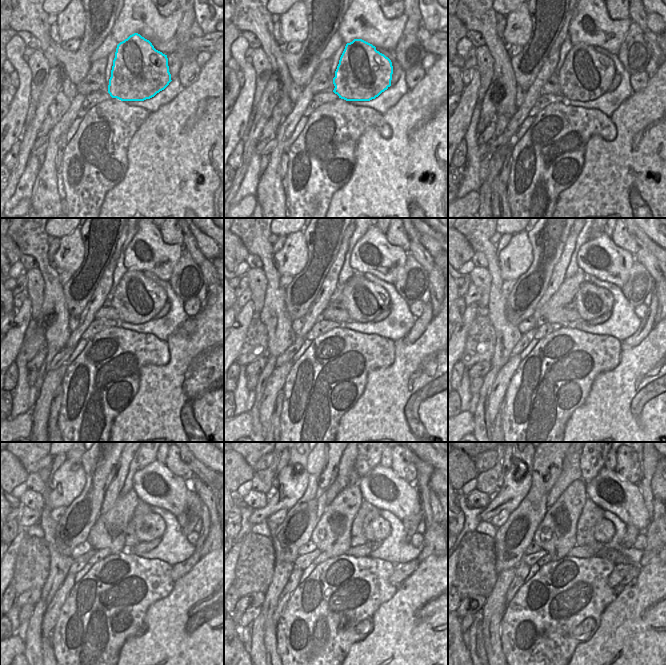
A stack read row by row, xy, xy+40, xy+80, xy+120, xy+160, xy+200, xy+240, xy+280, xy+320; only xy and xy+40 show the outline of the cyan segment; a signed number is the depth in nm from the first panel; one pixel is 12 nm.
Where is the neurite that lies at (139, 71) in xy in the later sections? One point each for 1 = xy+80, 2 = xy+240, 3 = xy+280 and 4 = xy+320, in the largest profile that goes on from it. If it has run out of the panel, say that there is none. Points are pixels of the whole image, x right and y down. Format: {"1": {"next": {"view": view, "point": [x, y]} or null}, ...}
{"1": {"next": {"view": "xy+80", "point": [586, 75]}}, "2": {"next": {"view": "xy+240", "point": [151, 526]}}, "3": {"next": {"view": "xy+280", "point": [378, 529]}}, "4": {"next": {"view": "xy+320", "point": [605, 530]}}}

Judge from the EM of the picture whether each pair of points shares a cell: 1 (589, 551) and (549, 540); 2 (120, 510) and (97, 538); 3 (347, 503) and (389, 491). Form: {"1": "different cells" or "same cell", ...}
{"1": "different cells", "2": "same cell", "3": "different cells"}

